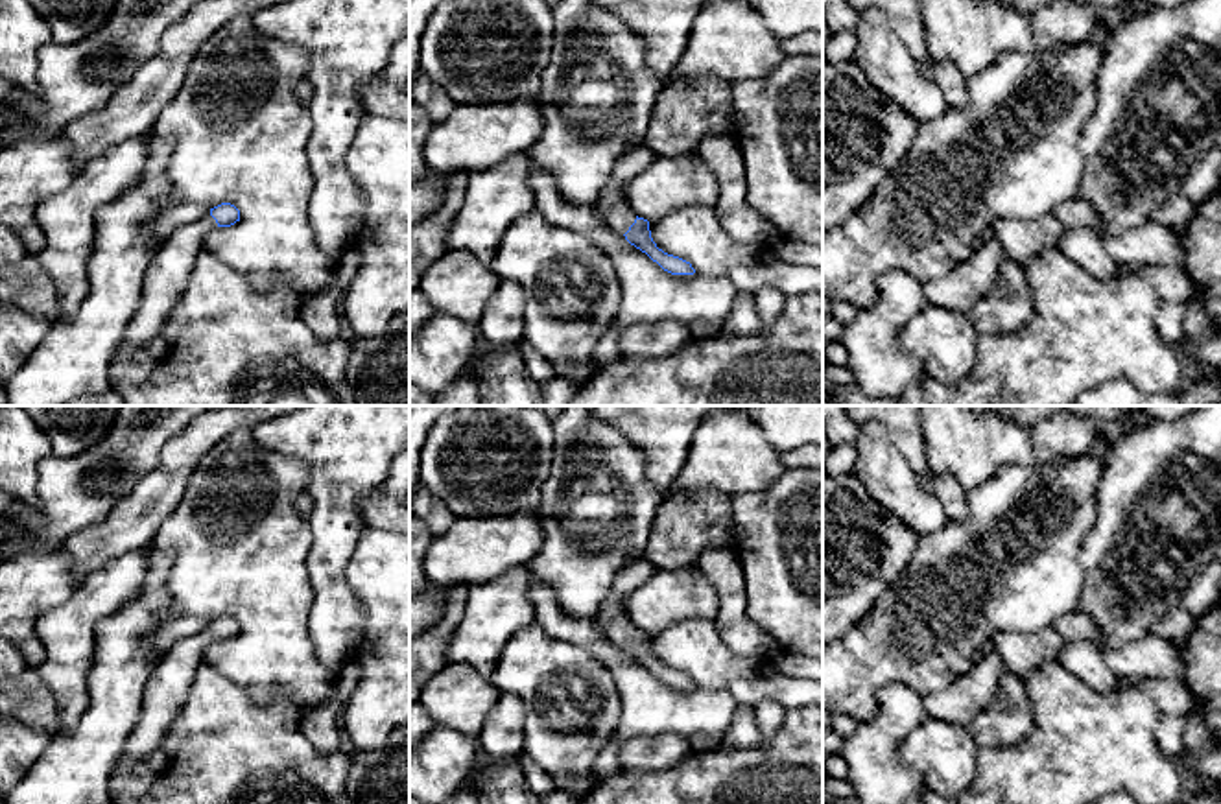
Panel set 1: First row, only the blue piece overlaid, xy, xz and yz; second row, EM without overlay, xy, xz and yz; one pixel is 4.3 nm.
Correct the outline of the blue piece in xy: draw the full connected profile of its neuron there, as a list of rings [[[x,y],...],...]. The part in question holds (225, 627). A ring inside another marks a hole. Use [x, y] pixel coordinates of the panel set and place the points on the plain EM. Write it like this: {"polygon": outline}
{"polygon": [[[221,616],[203,633],[179,640],[162,655],[148,680],[136,725],[124,743],[127,758],[144,760],[162,743],[192,688],[207,647],[236,634],[240,634],[240,623],[231,616]]]}

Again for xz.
{"polygon": [[[636,559],[629,562],[622,573],[614,579],[612,590],[609,596],[610,609],[605,610],[596,625],[603,633],[603,636],[623,647],[625,653],[646,666],[653,675],[657,675],[664,684],[671,688],[693,688],[695,682],[690,675],[668,668],[657,660],[651,651],[649,634],[638,631],[623,614],[616,612],[612,607],[631,596],[638,586],[647,583],[658,568],[644,559]]]}

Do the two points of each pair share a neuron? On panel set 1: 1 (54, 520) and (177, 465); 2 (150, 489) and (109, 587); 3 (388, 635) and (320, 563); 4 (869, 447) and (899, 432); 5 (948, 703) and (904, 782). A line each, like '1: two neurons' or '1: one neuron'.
1: two neurons
2: two neurons
3: two neurons
4: two neurons
5: two neurons

